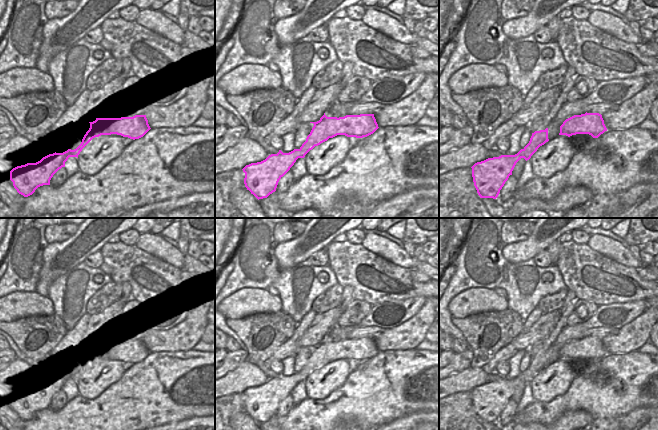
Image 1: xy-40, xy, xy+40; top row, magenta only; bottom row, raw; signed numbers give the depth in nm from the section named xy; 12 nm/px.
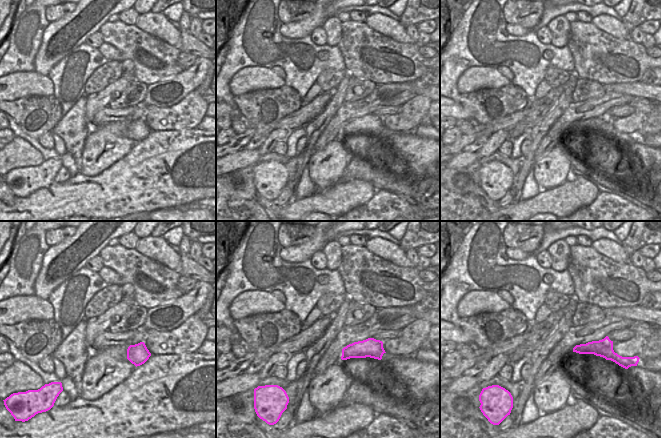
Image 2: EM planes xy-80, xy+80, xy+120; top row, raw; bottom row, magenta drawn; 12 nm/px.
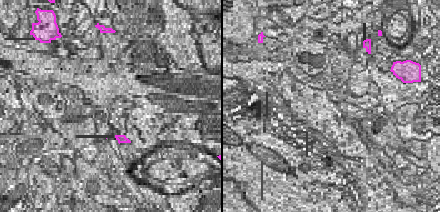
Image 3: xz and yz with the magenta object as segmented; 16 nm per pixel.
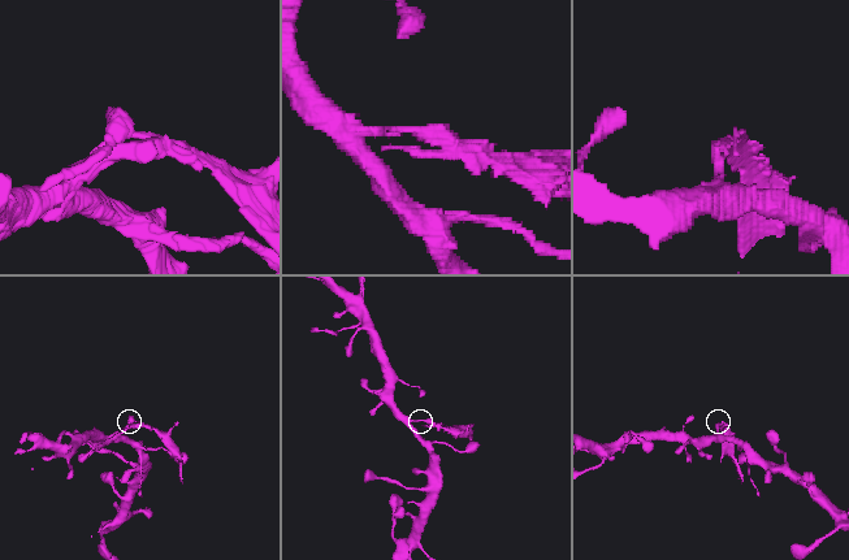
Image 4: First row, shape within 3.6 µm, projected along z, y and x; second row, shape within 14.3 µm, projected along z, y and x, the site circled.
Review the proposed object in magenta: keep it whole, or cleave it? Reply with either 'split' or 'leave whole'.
split

